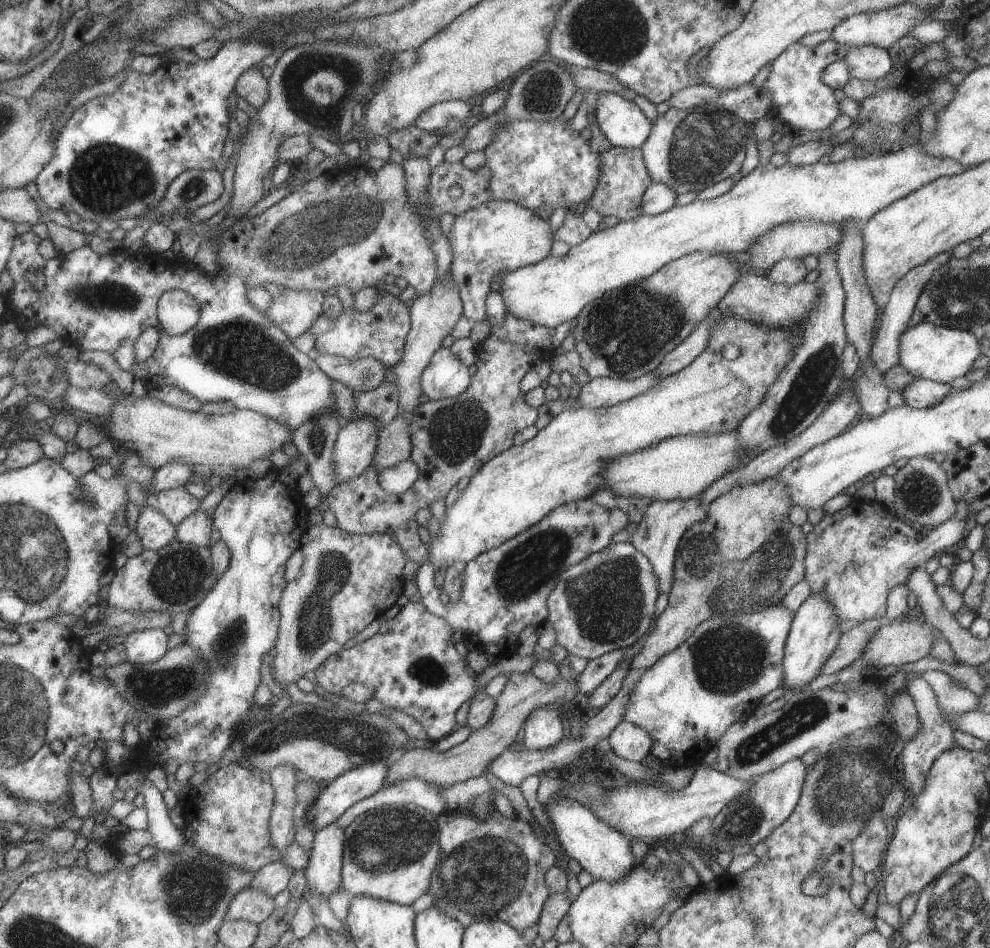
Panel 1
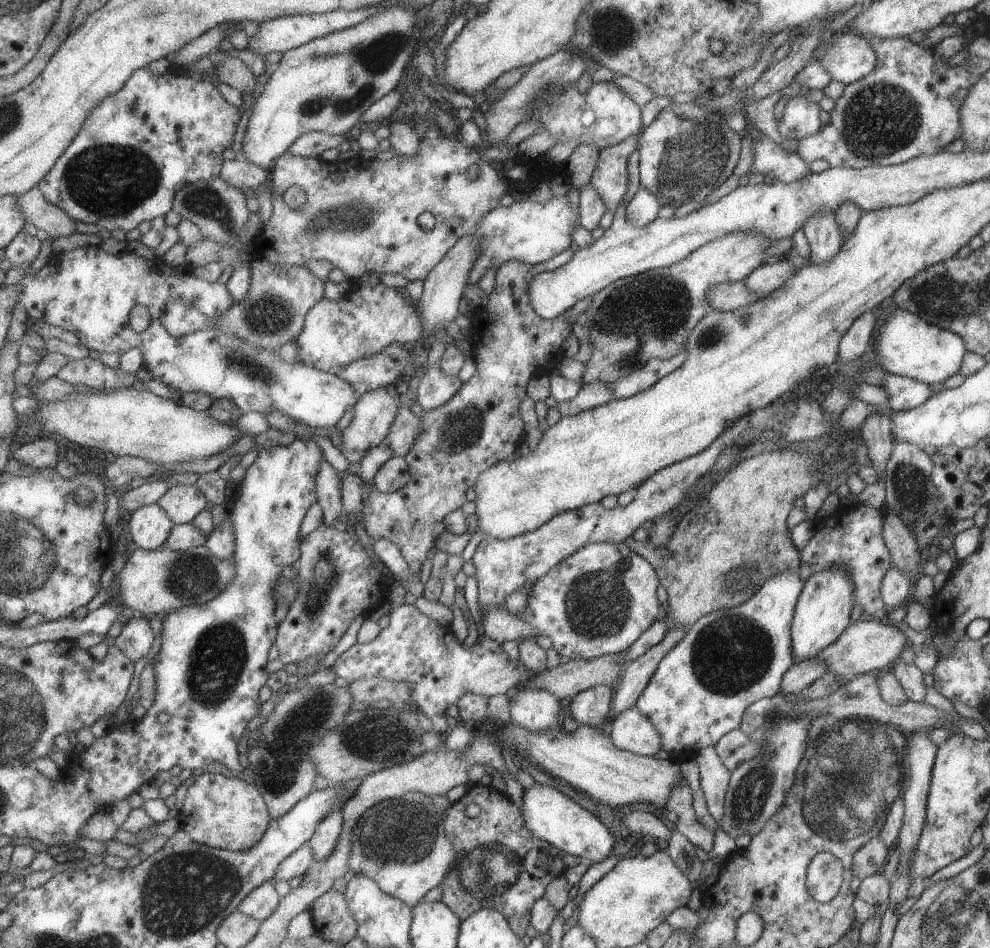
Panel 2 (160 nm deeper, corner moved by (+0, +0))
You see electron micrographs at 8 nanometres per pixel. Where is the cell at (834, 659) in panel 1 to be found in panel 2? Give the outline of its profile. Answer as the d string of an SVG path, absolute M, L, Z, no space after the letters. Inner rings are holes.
M815 657L795 660L783 673L779 688L785 695L787 693L801 692L824 672L826 671L821 661L818 661Z

